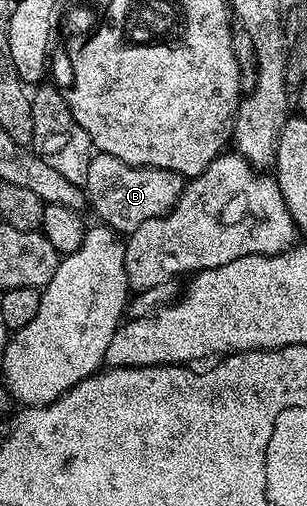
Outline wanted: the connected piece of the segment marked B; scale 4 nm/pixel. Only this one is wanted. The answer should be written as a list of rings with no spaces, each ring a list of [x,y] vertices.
[[[94,152],[87,167],[87,179],[83,192],[88,204],[98,213],[100,220],[118,234],[134,233],[140,225],[152,217],[162,217],[175,207],[183,195],[187,181],[180,173],[166,169],[147,169],[123,163],[115,155]]]

